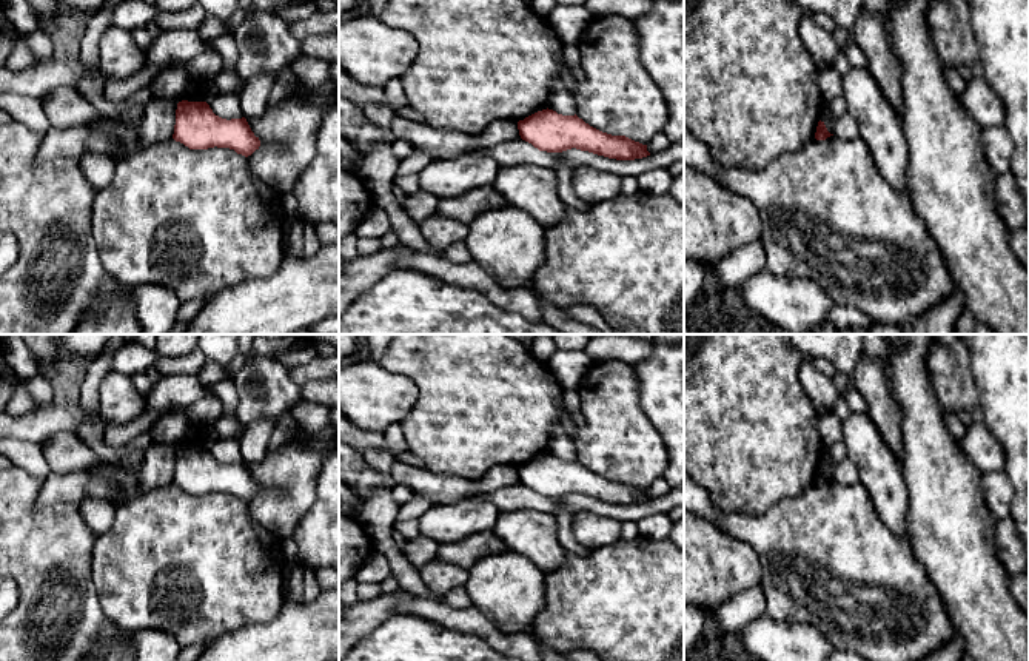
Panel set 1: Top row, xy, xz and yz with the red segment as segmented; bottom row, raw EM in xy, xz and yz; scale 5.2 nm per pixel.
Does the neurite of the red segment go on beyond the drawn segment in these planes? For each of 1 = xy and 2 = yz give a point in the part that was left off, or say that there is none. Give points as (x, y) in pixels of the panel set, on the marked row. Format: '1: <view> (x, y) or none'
1: none
2: none

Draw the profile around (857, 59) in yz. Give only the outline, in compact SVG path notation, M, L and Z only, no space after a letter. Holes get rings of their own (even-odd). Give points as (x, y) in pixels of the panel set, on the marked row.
M855 42L841 49L852 68L869 69L869 62Z

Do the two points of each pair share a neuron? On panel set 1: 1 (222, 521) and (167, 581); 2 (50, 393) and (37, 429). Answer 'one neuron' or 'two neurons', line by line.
1: one neuron
2: two neurons

